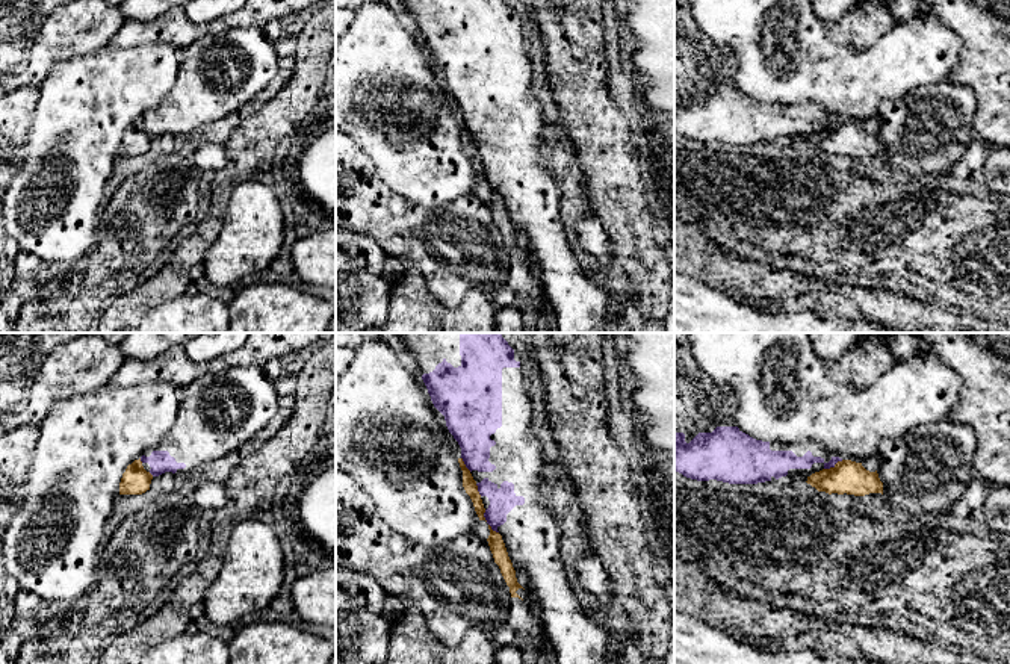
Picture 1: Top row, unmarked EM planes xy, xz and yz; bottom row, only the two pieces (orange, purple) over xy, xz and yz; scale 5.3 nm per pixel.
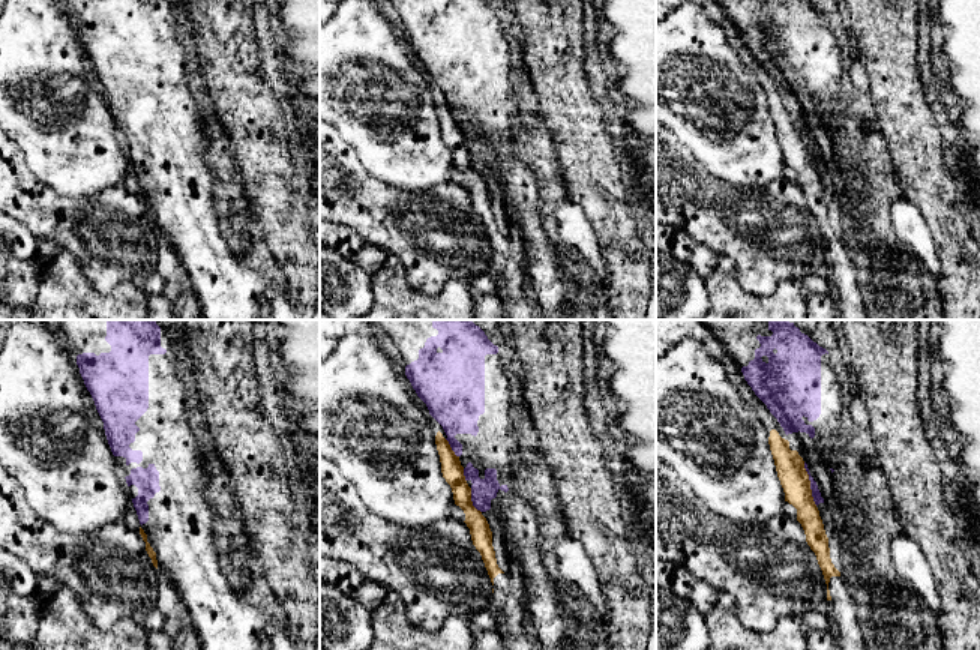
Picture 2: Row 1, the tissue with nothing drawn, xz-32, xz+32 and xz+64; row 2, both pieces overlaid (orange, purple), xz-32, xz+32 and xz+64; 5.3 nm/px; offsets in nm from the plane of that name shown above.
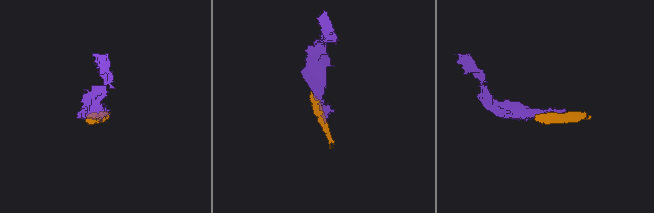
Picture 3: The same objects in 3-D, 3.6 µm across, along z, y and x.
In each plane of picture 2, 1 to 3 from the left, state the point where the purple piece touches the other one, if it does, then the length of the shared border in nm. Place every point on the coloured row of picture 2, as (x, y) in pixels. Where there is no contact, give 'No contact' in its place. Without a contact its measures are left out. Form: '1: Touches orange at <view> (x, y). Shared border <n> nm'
1: No contact
2: Touches orange at xz+32 (470, 500). Shared border 150 nm
3: Touches orange at xz+64 (809, 484). Shared border 240 nm

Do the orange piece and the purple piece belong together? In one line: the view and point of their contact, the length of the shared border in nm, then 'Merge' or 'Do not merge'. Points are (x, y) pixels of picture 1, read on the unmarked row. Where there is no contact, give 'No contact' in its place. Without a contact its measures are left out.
Touches orange at yz (835, 126). Shared border 120 nm. Do not merge

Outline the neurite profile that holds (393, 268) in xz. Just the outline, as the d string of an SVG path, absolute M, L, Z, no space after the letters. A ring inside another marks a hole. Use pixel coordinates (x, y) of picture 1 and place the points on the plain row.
M387 257L380 275L387 281L395 283L404 274L405 269L407 266L399 259Z

